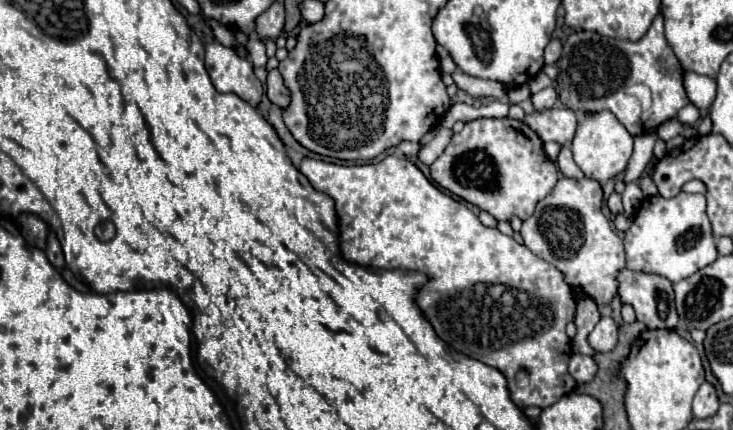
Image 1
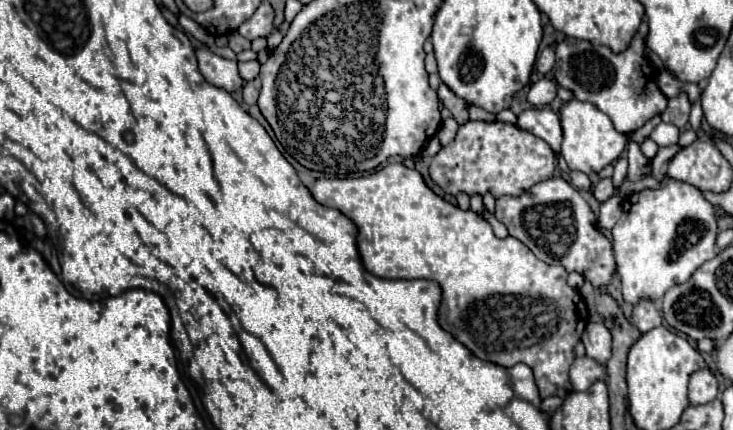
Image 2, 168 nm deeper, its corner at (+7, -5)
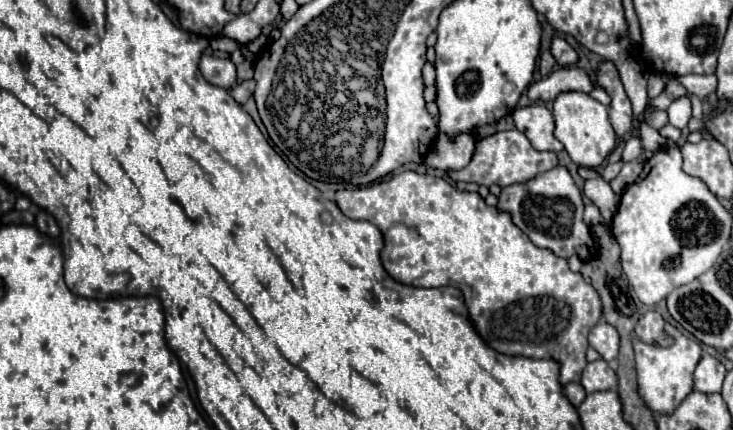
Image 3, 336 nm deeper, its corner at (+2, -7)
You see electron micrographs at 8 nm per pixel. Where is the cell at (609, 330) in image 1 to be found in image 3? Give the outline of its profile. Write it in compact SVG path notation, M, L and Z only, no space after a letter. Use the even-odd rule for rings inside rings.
M598 323L590 335L588 335L588 341L590 341L590 347L594 347L606 361L612 361L618 357L618 331L616 327L612 327L610 323Z

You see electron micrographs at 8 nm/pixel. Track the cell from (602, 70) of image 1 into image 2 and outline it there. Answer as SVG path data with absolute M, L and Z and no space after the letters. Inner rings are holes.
M647 21L641 23L631 45L621 53L615 53L605 45L593 45L583 39L563 39L555 49L557 63L553 77L561 87L569 89L577 101L593 103L611 117L619 133L629 135L651 117L661 115L669 105L669 99L661 93L657 85L657 71L645 55L645 39Z

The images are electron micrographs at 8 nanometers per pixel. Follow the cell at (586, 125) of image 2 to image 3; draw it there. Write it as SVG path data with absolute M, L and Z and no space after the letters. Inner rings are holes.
M566 91L554 99L554 121L556 139L566 147L570 159L582 167L600 167L610 151L616 147L616 133L608 121L608 109L582 91Z

